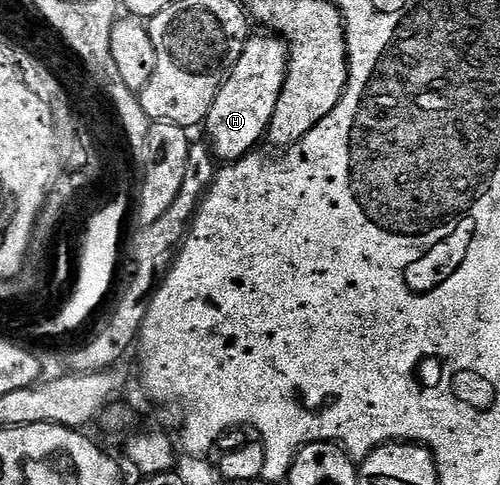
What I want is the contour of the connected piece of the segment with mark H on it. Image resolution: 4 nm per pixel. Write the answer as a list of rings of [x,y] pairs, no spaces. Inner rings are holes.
[[[274,33],[261,34],[251,34],[250,38],[246,40],[246,44],[236,61],[236,65],[230,71],[230,74],[226,76],[220,93],[216,93],[216,101],[212,101],[212,109],[208,113],[204,124],[204,131],[210,134],[208,142],[215,156],[219,160],[226,159],[222,161],[242,159],[257,148],[254,146],[261,139],[263,142],[264,136],[270,130],[272,113],[276,113],[276,101],[280,101],[280,93],[284,89],[286,70],[288,69],[288,61],[290,60],[286,41]]]

